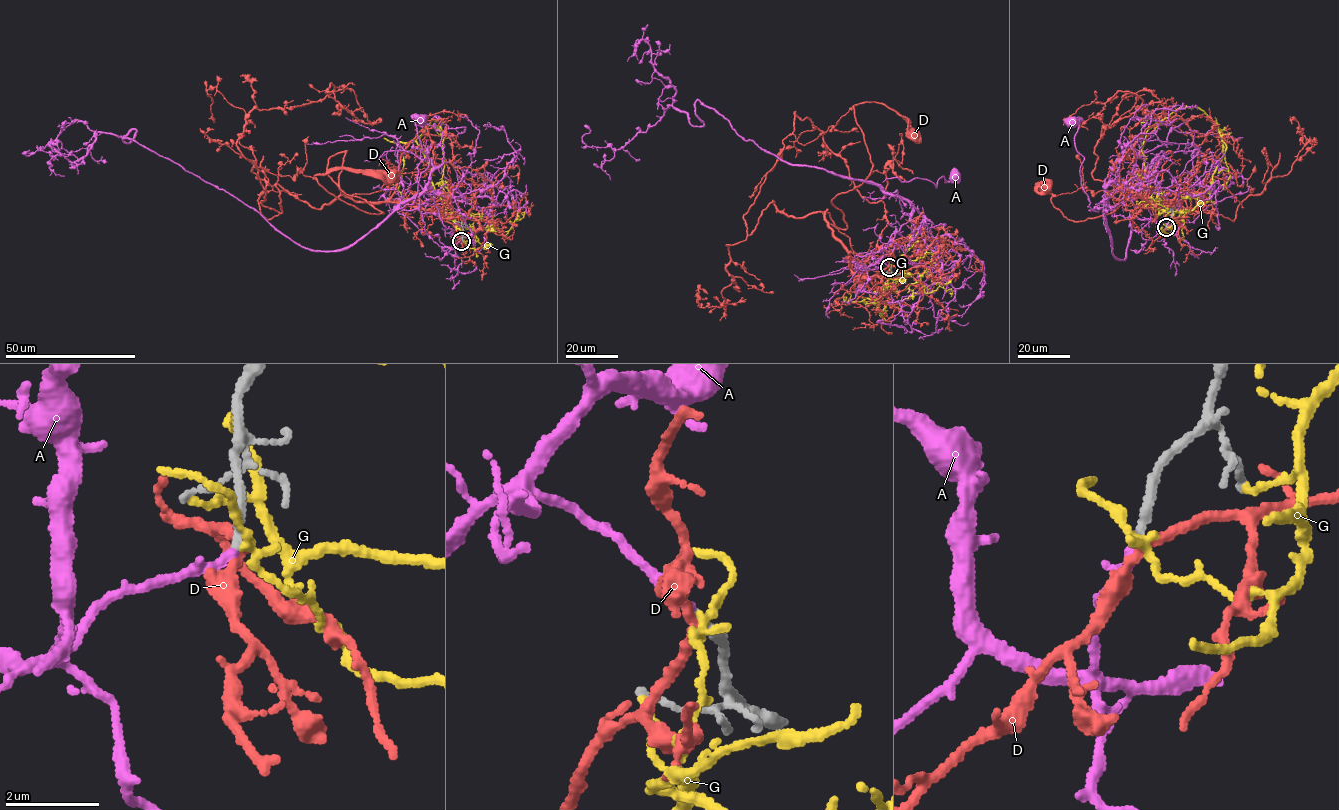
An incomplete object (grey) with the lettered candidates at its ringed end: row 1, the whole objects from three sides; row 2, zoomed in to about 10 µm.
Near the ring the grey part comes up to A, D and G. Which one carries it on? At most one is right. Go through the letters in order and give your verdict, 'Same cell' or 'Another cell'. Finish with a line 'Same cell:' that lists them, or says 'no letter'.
A: Same cell
D: Another cell
G: Another cell
Same cell: A

